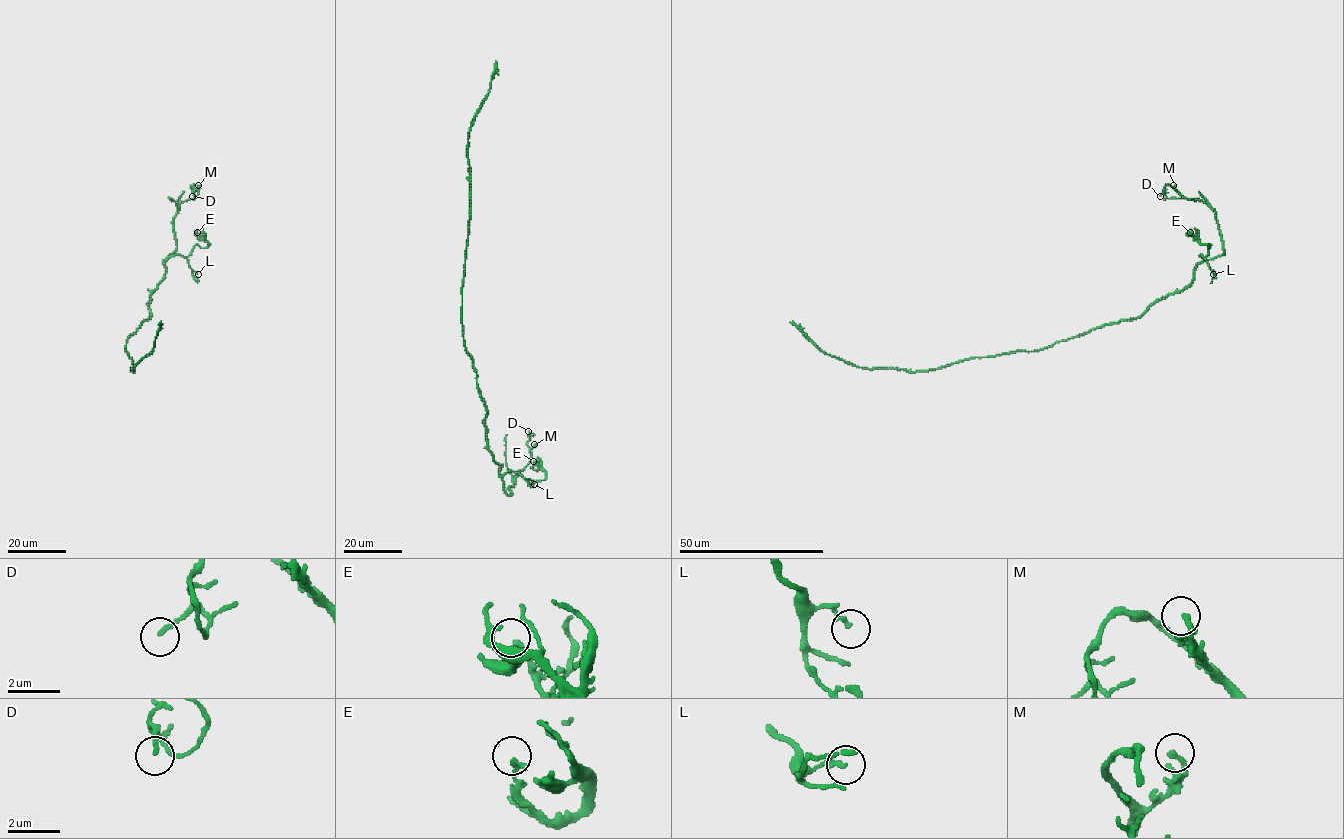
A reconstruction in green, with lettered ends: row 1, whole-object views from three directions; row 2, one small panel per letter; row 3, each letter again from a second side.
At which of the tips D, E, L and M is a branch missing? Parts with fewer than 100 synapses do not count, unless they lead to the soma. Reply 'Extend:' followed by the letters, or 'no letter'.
Extend: no letter

